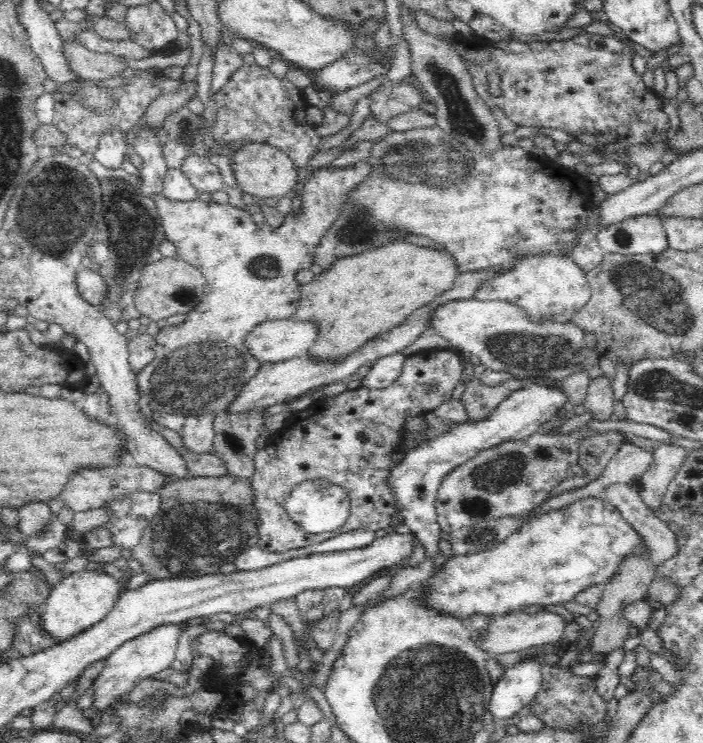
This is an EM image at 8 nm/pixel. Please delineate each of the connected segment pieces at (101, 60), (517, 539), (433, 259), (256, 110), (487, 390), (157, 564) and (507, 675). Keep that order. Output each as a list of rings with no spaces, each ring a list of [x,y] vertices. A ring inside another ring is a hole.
[[[64,42],[61,53],[64,67],[78,81],[103,80],[116,76],[124,64],[114,55],[90,51],[84,44]]]
[[[585,496],[580,500],[573,501],[572,504],[565,505],[562,508],[548,510],[548,512],[536,515],[534,518],[522,523],[518,530],[514,531],[504,542],[497,544],[494,548],[485,550],[484,552],[468,553],[460,556],[447,557],[440,565],[435,567],[433,573],[430,574],[428,580],[422,582],[417,586],[416,590],[420,590],[420,596],[416,597],[416,601],[426,611],[433,611],[436,615],[451,616],[453,619],[461,620],[467,624],[470,620],[475,618],[494,618],[494,616],[501,617],[510,613],[522,612],[528,606],[562,606],[566,602],[573,601],[574,598],[584,591],[584,588],[594,584],[604,585],[614,574],[616,574],[616,567],[620,560],[628,553],[631,553],[634,548],[644,548],[644,543],[637,534],[628,527],[624,518],[618,513],[614,506],[610,505],[602,497]]]
[[[393,243],[338,259],[332,266],[323,268],[314,280],[300,286],[297,307],[290,318],[313,324],[315,328],[315,339],[305,356],[316,364],[336,366],[404,322],[420,305],[448,290],[459,274],[445,250]]]
[[[243,63],[228,77],[226,84],[218,89],[214,100],[218,106],[216,124],[212,129],[214,140],[216,144],[226,144],[230,148],[230,154],[244,143],[265,142],[283,150],[297,167],[304,167],[320,150],[322,138],[311,127],[306,126],[305,115],[309,105],[305,102],[302,91],[287,78],[275,77],[268,68]]]
[[[472,376],[464,388],[460,399],[465,406],[469,418],[485,417],[495,409],[512,391],[522,390],[530,383],[526,379],[514,378],[504,384],[487,385],[480,376]]]
[[[192,477],[187,479],[173,481],[166,484],[162,489],[158,491],[161,496],[161,510],[157,516],[153,519],[150,525],[146,526],[143,530],[141,541],[131,550],[131,556],[133,558],[133,565],[138,566],[140,570],[146,572],[152,577],[152,581],[168,578],[181,578],[181,577],[196,577],[201,575],[214,575],[218,572],[224,575],[240,572],[234,563],[235,558],[242,552],[246,552],[248,548],[256,547],[258,542],[258,535],[256,529],[256,515],[254,515],[252,509],[253,496],[250,491],[250,481],[243,481],[238,483],[232,481],[230,477]]]
[[[520,661],[503,671],[495,683],[489,704],[496,720],[514,720],[534,702],[542,688],[541,664]]]

